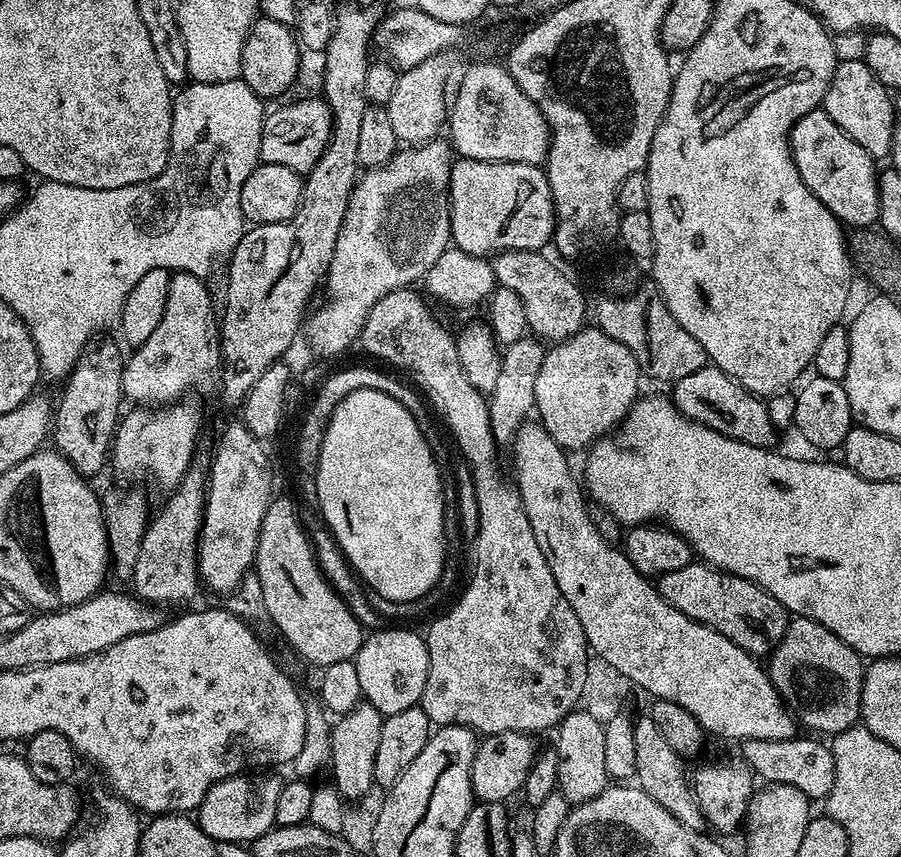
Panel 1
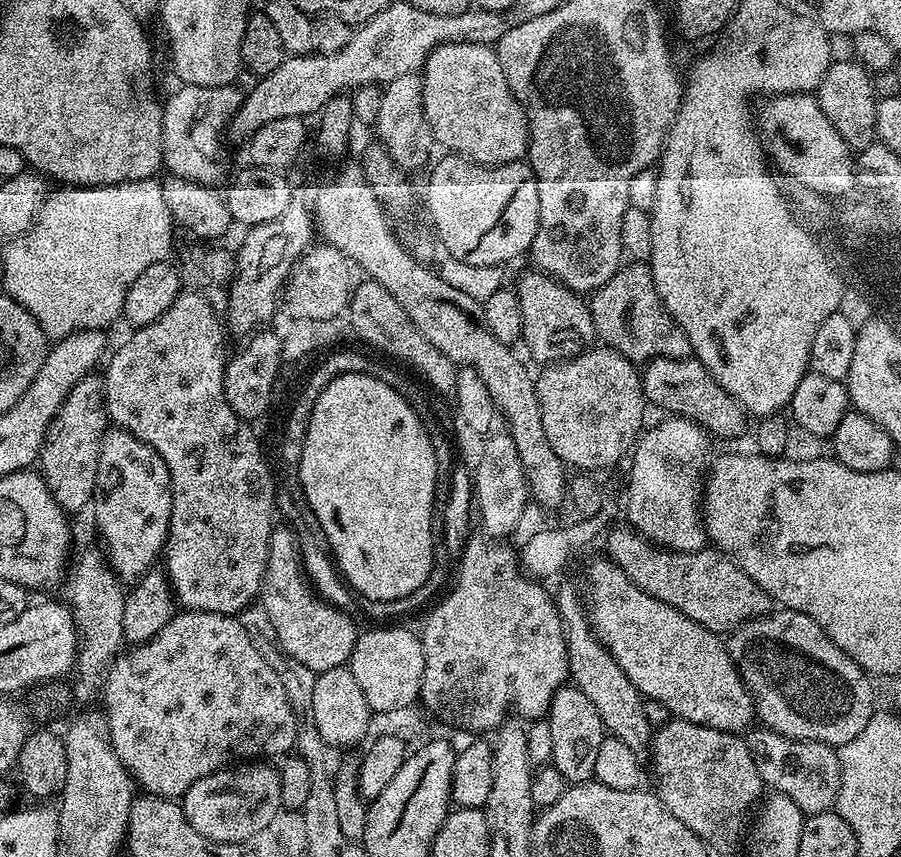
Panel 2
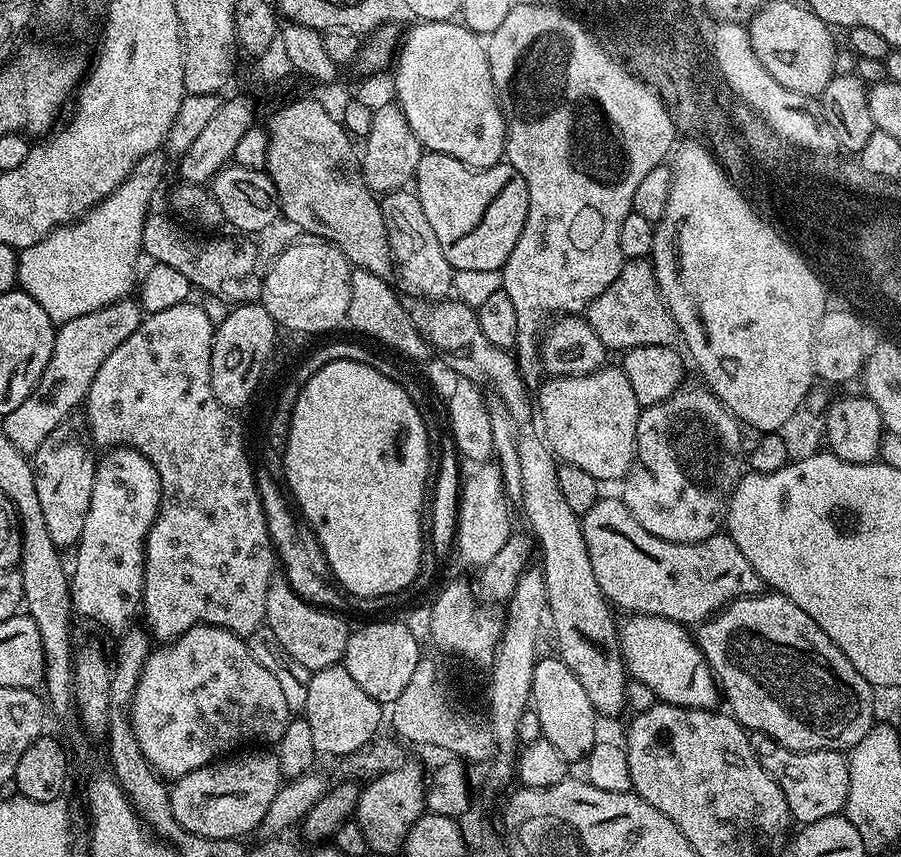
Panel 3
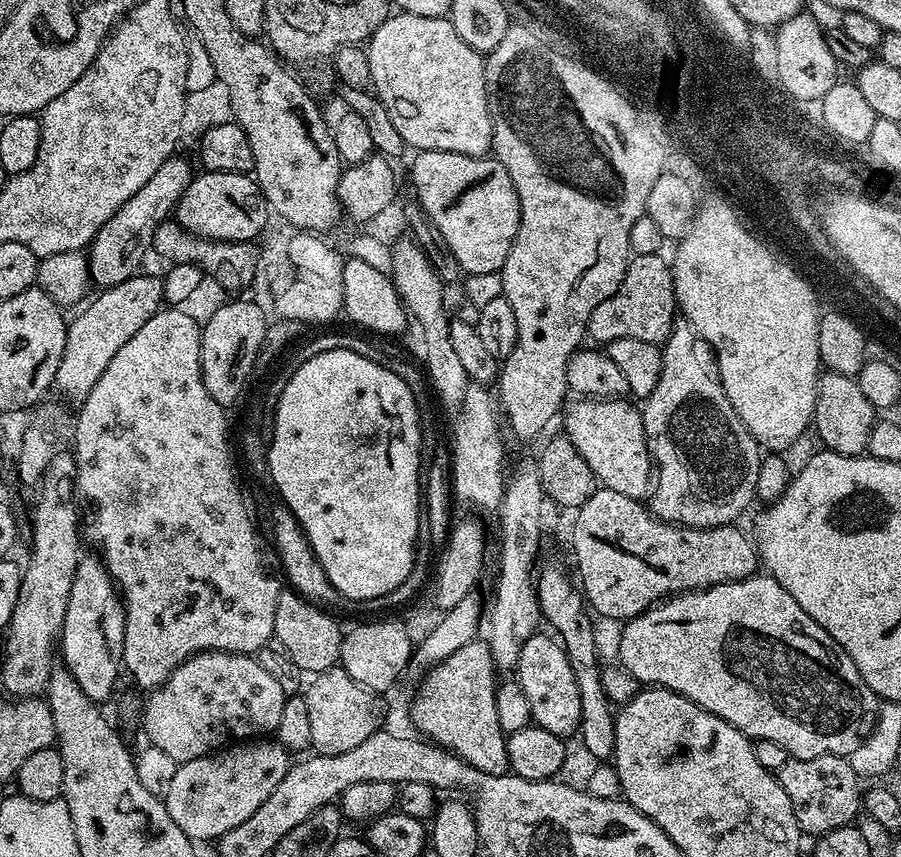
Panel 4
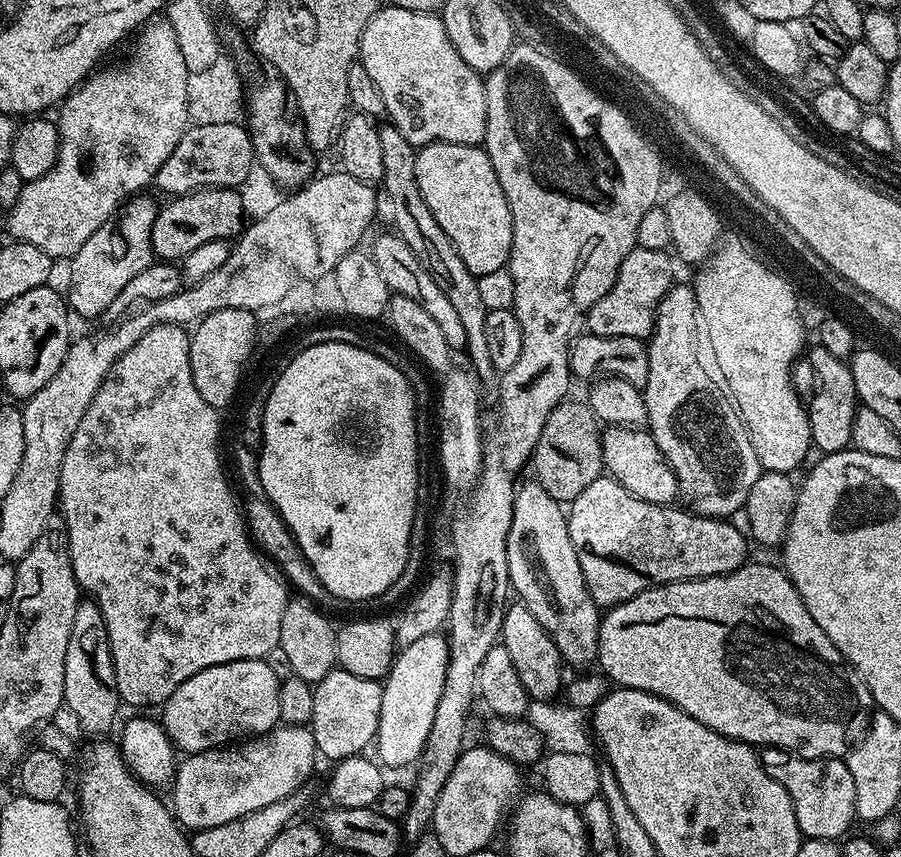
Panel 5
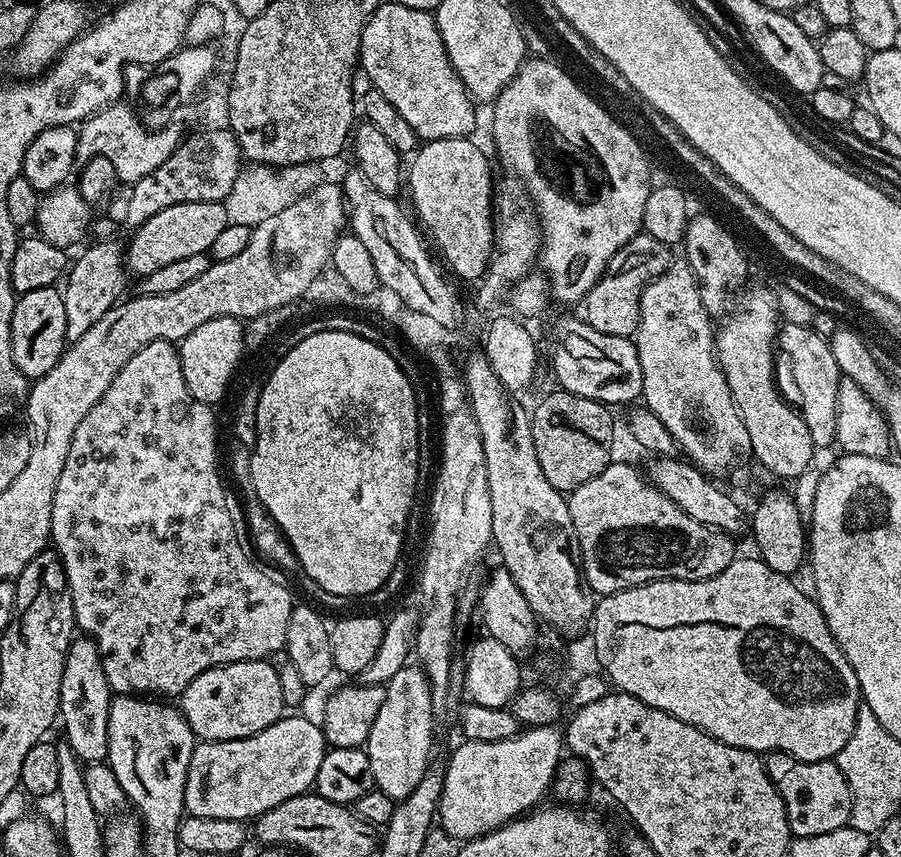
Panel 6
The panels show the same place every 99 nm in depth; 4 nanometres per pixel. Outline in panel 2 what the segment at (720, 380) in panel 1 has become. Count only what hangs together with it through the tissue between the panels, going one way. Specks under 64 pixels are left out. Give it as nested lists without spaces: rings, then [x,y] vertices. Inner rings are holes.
[[[658,358],[649,360],[642,368],[644,381],[644,399],[649,405],[661,408],[664,414],[684,416],[704,427],[704,431],[713,437],[725,436],[732,440],[744,432],[744,420],[746,413],[744,407],[702,366],[702,362],[695,358],[687,360],[675,360],[674,358]]]

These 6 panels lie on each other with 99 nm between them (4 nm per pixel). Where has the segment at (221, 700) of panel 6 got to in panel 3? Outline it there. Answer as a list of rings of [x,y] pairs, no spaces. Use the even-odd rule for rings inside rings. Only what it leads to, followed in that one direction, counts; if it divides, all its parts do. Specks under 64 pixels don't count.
[[[213,624],[194,626],[176,640],[167,641],[149,652],[138,678],[138,690],[134,690],[130,715],[134,738],[138,740],[142,754],[148,759],[152,771],[168,782],[180,780],[186,774],[221,759],[233,751],[232,744],[275,746],[290,719],[278,678],[254,658],[247,639]]]

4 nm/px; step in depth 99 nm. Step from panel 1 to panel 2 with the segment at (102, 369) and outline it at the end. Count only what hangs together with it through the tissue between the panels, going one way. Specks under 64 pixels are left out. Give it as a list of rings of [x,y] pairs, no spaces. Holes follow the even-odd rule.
[[[99,375],[81,378],[78,386],[66,394],[58,414],[45,432],[44,445],[38,459],[38,471],[44,477],[50,494],[58,506],[69,514],[80,512],[93,503],[98,478],[98,454],[110,421],[104,401],[104,381]]]

